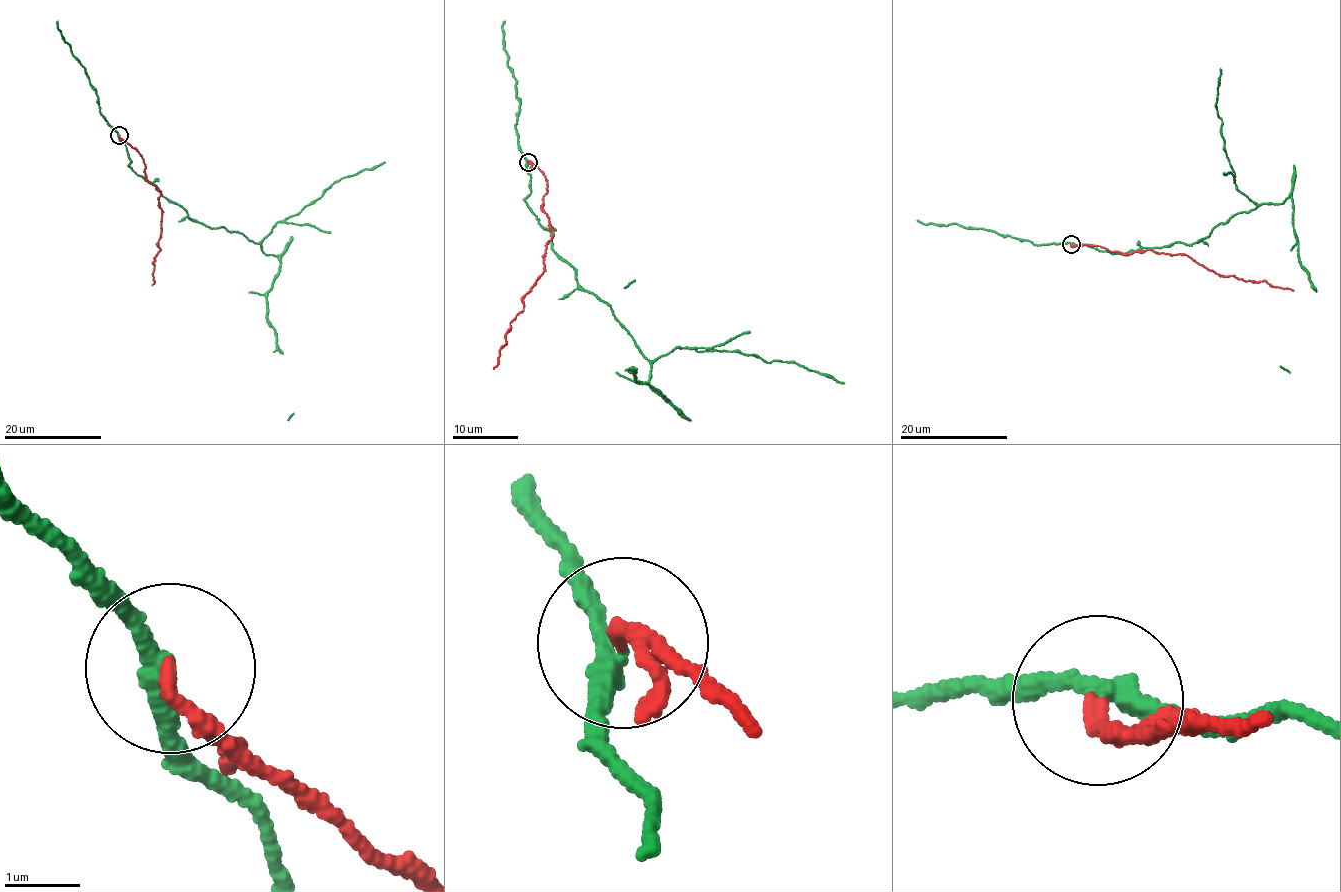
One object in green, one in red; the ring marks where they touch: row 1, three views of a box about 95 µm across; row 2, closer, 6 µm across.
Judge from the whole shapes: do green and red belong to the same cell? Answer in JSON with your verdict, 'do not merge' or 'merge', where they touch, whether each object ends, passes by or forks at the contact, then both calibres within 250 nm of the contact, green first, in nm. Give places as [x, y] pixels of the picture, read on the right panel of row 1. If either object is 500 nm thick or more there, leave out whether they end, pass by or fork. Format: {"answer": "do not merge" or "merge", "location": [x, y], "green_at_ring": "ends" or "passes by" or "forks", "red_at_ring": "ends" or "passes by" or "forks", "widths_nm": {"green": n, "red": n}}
{"answer": "do not merge", "location": [1071, 244], "green_at_ring": "passes by", "red_at_ring": "ends", "widths_nm": {"green": 200, "red": 200}}

